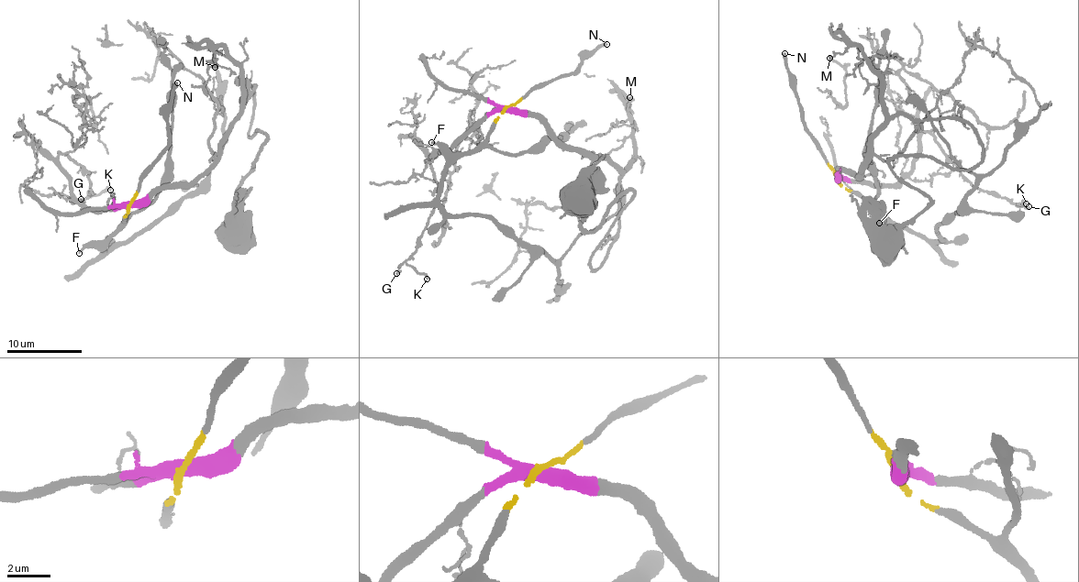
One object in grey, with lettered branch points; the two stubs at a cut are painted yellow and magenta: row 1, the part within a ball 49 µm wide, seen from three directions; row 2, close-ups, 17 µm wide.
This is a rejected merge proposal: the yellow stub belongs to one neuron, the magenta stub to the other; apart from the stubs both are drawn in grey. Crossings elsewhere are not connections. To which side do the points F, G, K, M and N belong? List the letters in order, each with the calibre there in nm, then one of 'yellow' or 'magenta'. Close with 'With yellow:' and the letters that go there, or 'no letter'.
F: 170 nm | yellow
G: 190 nm | magenta
K: 240 nm | magenta
M: 120 nm | magenta
N: 340 nm | yellow
With yellow: F, N

